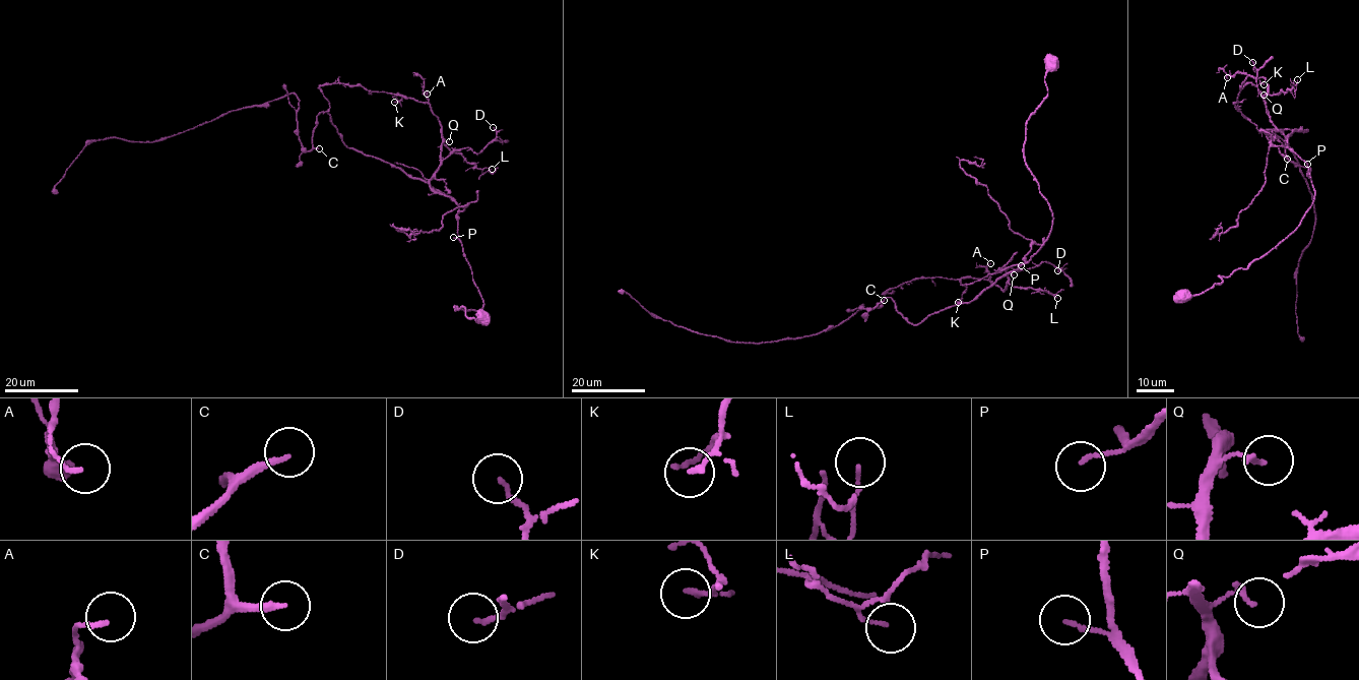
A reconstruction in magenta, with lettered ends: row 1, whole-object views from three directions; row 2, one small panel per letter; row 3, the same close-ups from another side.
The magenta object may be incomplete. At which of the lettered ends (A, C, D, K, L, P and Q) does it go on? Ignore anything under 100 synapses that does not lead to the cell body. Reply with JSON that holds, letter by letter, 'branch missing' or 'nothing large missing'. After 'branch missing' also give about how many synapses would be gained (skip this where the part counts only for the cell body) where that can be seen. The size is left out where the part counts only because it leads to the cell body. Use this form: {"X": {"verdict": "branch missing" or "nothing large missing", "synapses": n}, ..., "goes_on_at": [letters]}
{"A": {"verdict": "nothing large missing"}, "C": {"verdict": "branch missing", "synapses": 120}, "D": {"verdict": "nothing large missing"}, "K": {"verdict": "nothing large missing"}, "L": {"verdict": "nothing large missing"}, "P": {"verdict": "nothing large missing"}, "Q": {"verdict": "nothing large missing"}, "goes_on_at": ["C"]}

